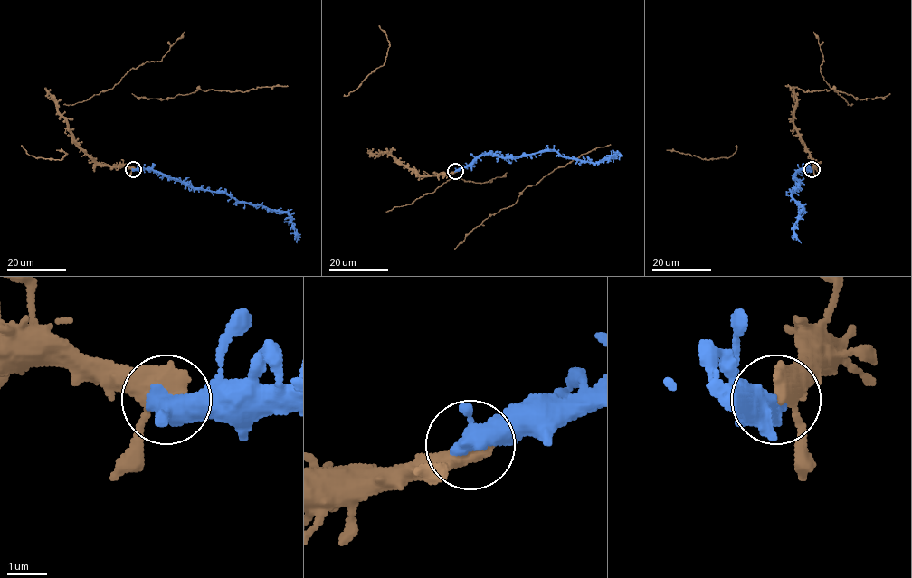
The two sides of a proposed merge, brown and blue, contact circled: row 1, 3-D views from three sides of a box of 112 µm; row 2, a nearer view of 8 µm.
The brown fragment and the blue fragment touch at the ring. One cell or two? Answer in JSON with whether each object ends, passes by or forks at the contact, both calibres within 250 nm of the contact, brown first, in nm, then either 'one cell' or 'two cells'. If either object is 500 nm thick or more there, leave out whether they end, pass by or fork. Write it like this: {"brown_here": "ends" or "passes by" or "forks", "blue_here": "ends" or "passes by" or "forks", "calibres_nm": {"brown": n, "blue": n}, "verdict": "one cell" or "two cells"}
{"calibres_nm": {"brown": 480, "blue": 650}, "verdict": "one cell"}

